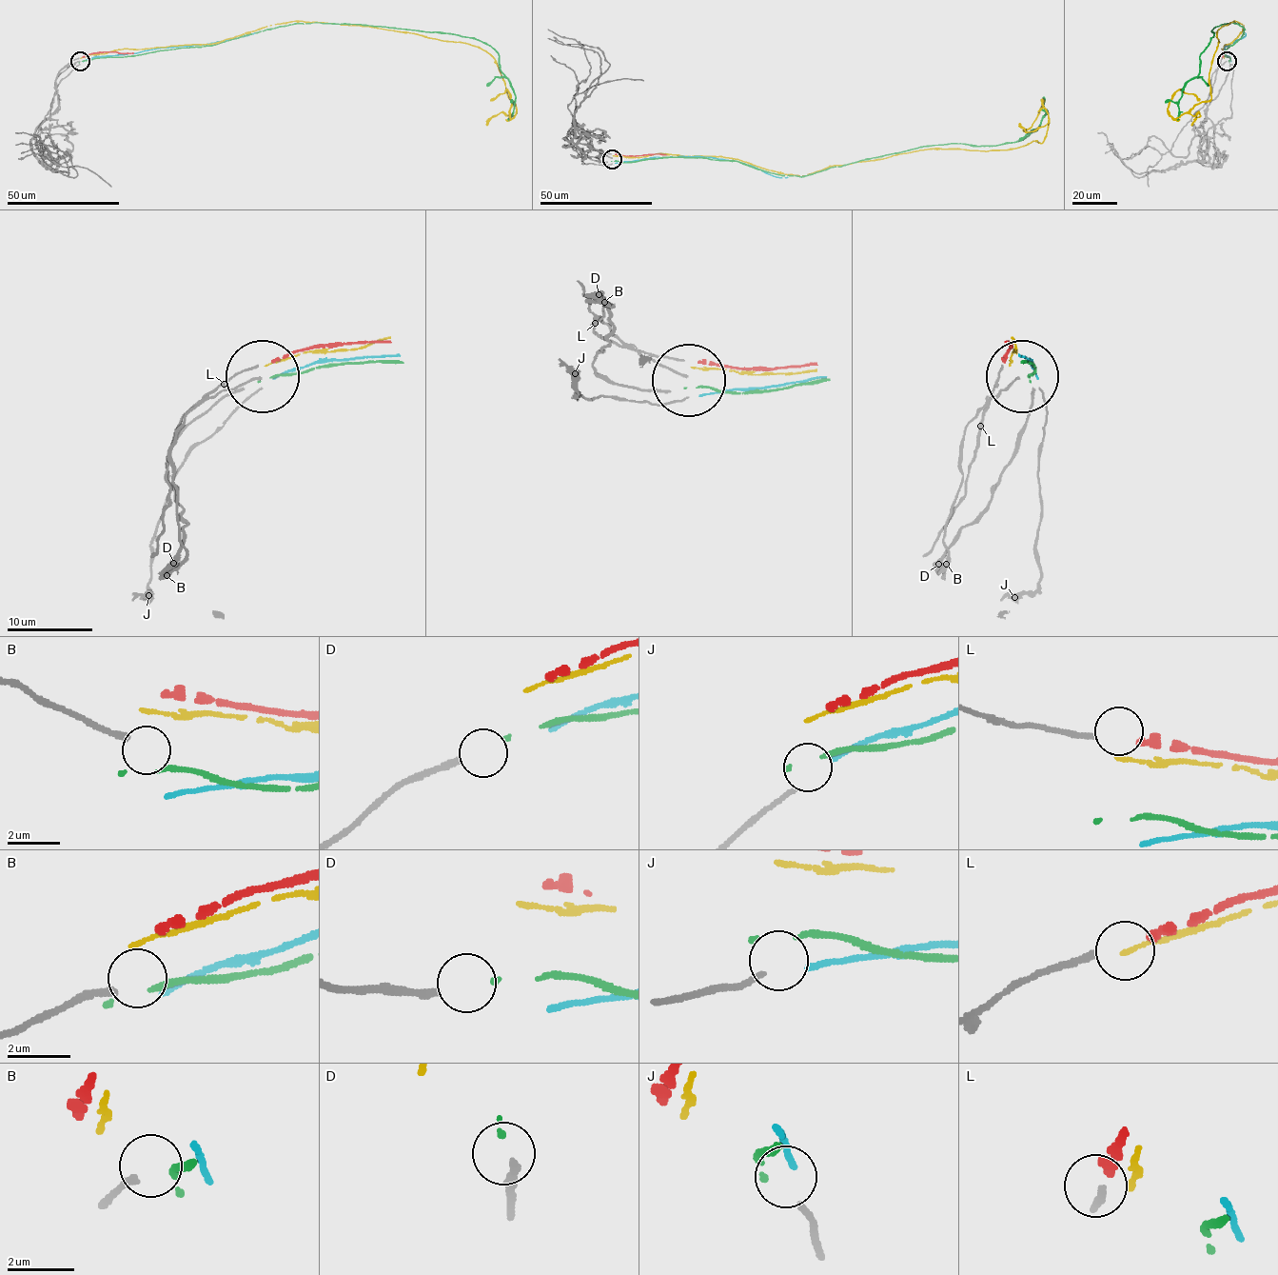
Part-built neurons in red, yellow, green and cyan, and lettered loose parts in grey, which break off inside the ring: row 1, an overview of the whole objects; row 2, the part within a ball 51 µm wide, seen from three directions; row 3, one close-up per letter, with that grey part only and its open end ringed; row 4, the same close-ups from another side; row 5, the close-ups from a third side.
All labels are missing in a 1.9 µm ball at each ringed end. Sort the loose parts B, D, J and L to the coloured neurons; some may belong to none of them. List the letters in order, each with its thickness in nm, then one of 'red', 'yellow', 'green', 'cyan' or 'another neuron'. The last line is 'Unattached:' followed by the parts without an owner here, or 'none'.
B: 240 nm thick; another neuron
D: 240 nm thick; green
J: 160 nm thick; cyan
L: 200 nm thick; red
Unattached: B

